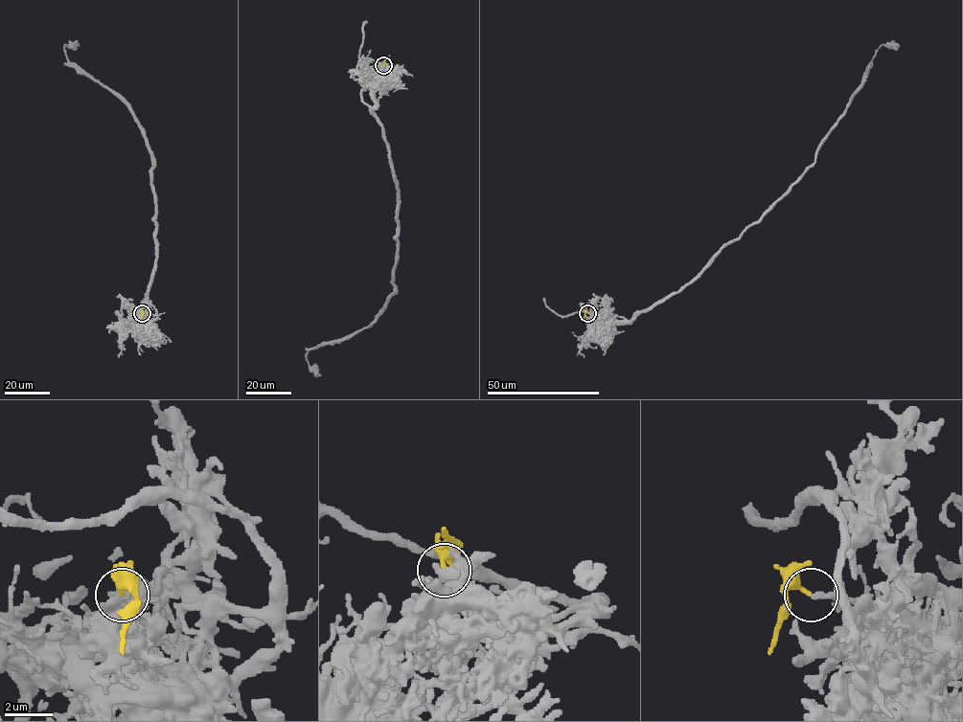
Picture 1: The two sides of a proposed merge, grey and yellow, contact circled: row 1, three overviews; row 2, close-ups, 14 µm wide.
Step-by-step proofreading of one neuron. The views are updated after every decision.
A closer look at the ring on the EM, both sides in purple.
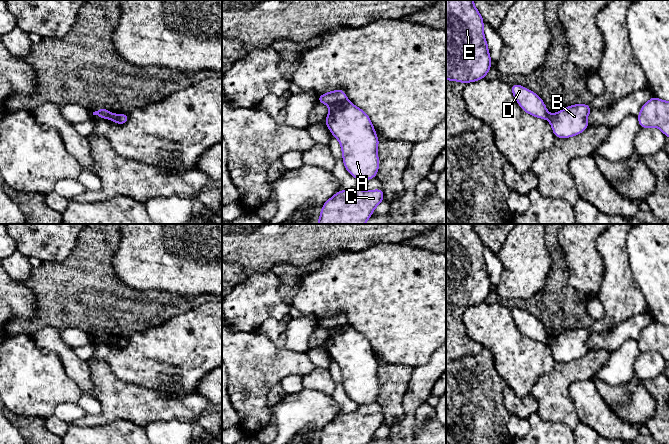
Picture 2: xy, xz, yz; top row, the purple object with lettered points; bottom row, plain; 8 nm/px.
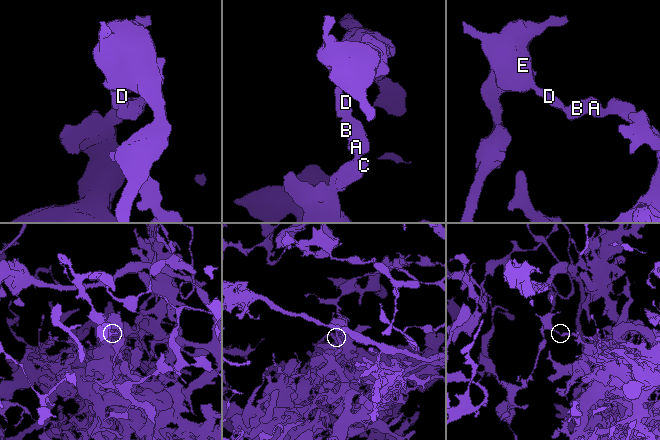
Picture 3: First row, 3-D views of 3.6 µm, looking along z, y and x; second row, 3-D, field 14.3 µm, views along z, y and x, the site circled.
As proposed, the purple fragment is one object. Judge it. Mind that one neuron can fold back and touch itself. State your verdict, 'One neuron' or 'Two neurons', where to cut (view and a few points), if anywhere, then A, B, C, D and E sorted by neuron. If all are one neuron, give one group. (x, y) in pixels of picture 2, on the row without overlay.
Two neurons. Split along xz (347, 324), (336, 326), (329, 330). Groups: A B C / D E

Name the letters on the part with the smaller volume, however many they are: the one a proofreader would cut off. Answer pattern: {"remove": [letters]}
{"remove": ["D", "E"]}

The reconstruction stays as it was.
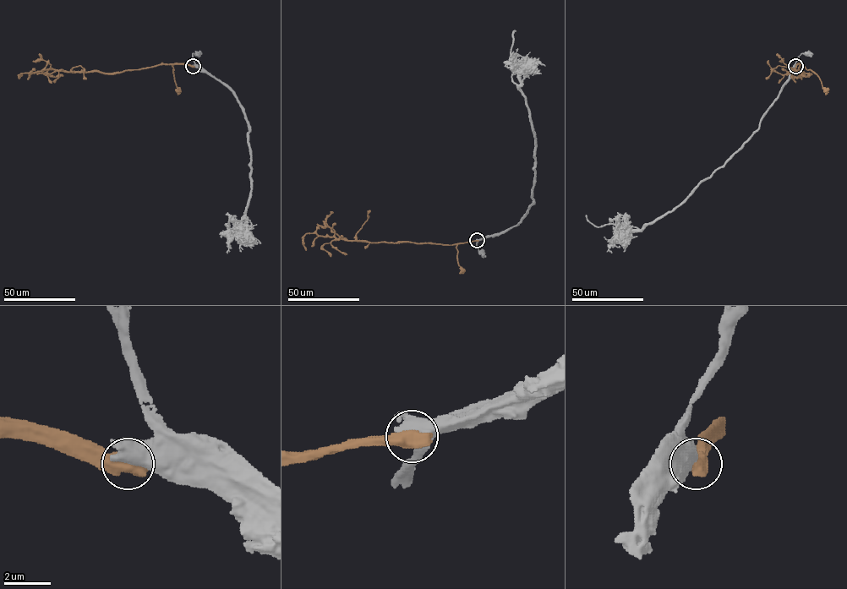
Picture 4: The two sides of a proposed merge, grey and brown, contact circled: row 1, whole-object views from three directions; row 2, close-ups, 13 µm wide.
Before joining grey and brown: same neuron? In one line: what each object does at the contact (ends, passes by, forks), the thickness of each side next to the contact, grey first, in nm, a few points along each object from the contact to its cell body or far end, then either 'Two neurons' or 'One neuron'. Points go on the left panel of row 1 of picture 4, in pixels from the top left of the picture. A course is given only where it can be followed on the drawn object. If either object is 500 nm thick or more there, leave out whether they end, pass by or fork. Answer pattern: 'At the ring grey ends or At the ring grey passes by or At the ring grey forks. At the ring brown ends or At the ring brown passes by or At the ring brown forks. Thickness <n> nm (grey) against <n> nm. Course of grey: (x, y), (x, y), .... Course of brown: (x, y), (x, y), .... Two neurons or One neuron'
Thickness 700 nm (grey) against 800 nm. Course of grey: (193, 66), (226, 87), (248, 120), (250, 197), (243, 219), (232, 229), (226, 225), (229, 226), (232, 215). Course of brown: (193, 66), (158, 64), (111, 73), (46, 68), (21, 73), (19, 77), (22, 75). Two neurons

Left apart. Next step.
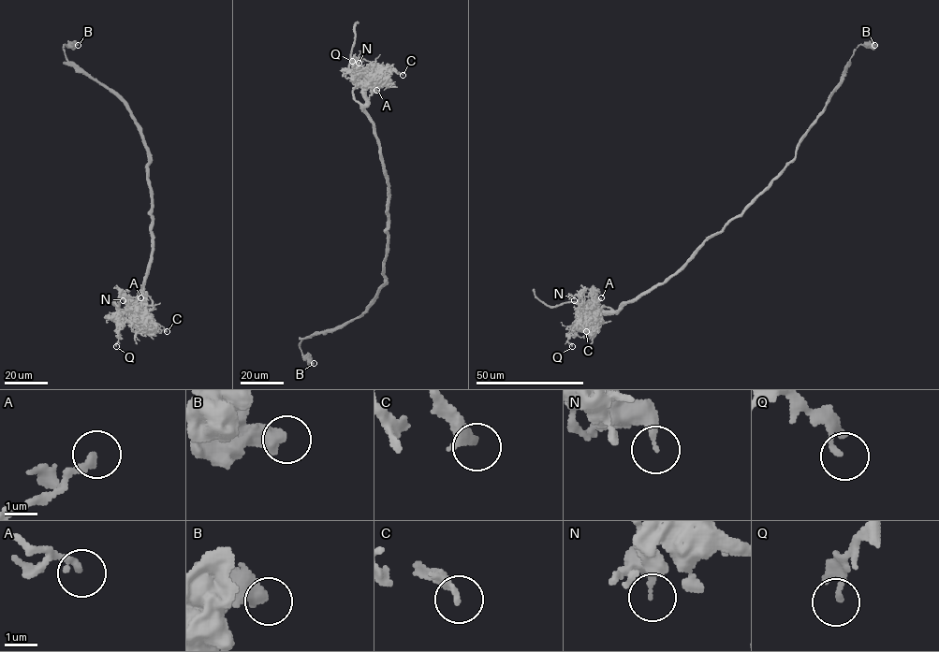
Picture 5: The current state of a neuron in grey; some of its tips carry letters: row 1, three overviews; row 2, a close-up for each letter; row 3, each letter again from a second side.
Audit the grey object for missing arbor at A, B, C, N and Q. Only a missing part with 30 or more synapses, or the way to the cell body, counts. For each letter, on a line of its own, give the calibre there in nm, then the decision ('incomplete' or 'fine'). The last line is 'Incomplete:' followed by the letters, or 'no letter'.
A: 240 nm thick; fine
B: 550 nm thick; fine
C: 280 nm thick; fine
N: 240 nm thick; fine
Q: 160 nm thick; fine
Incomplete: no letter

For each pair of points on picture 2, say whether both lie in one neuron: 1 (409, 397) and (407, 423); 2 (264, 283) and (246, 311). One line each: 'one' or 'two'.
1: one
2: one

